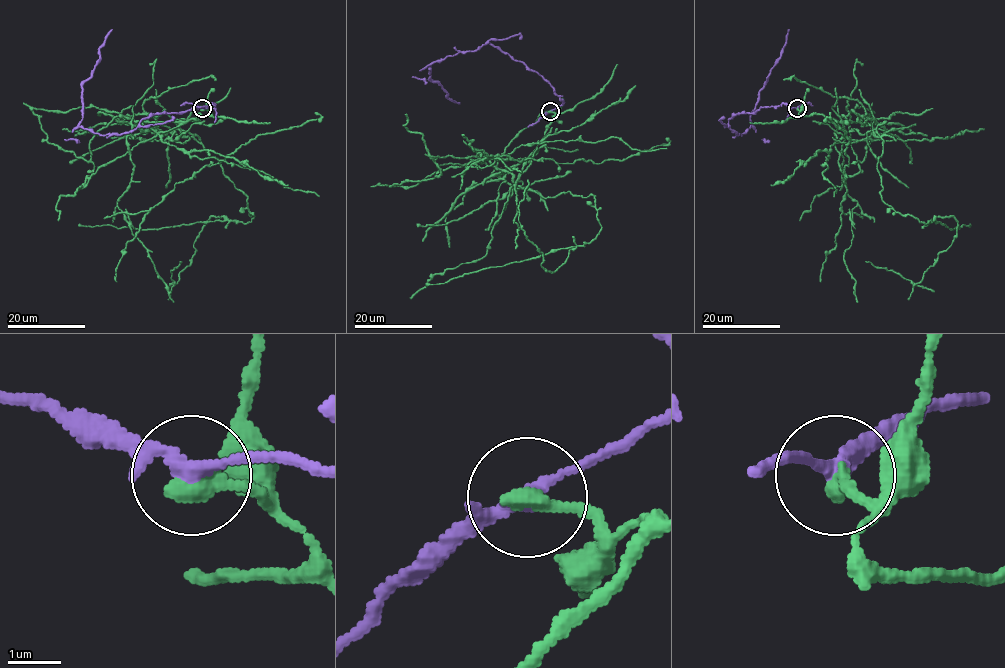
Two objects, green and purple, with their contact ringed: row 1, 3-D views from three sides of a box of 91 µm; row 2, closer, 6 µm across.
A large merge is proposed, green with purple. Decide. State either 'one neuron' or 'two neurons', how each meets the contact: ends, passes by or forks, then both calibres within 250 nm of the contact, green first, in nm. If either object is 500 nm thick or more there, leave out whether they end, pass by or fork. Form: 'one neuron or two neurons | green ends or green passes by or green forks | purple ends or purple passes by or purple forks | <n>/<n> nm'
two neurons | green ends | purple passes by | 360/240 nm

